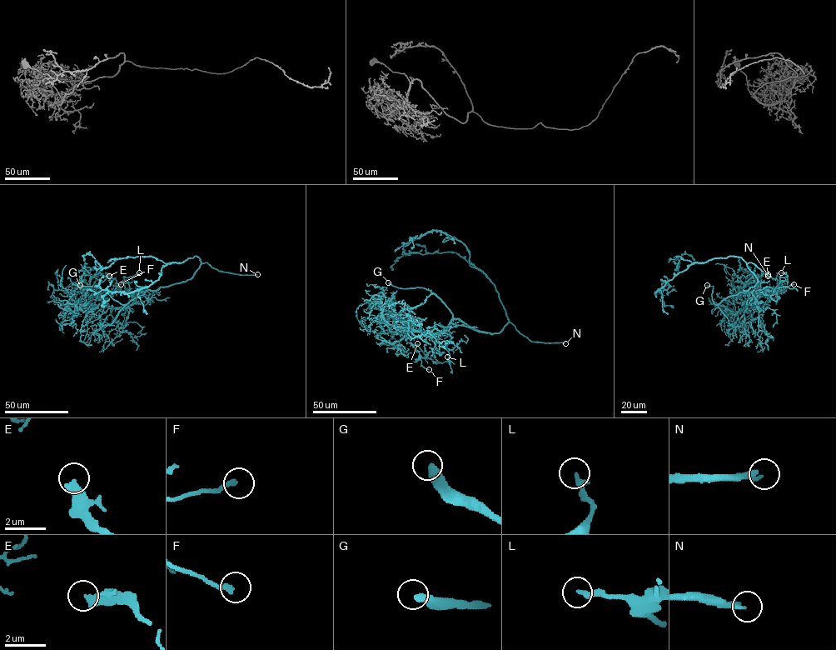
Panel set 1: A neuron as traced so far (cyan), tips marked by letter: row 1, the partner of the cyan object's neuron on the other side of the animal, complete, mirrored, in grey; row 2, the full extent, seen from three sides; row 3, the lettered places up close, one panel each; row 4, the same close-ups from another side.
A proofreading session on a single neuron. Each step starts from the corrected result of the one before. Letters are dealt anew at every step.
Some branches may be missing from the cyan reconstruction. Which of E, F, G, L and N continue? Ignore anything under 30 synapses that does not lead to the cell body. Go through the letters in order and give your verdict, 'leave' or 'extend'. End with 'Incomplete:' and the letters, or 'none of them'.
E: leave
F: leave
G: extend
L: leave
N: extend
Incomplete: G, N

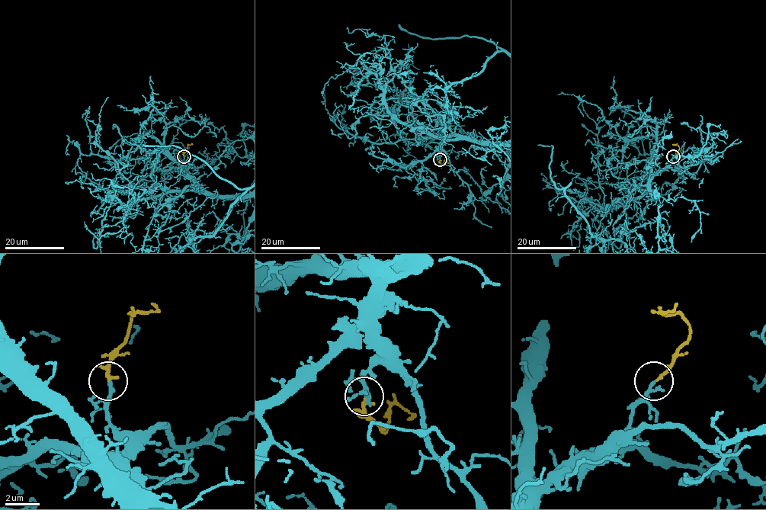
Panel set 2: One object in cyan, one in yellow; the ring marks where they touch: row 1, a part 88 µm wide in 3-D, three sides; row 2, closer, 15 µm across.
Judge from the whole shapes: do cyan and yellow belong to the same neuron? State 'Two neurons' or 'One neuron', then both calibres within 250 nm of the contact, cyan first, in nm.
One neuron. Thickness 240 nm (cyan) against 150 nm

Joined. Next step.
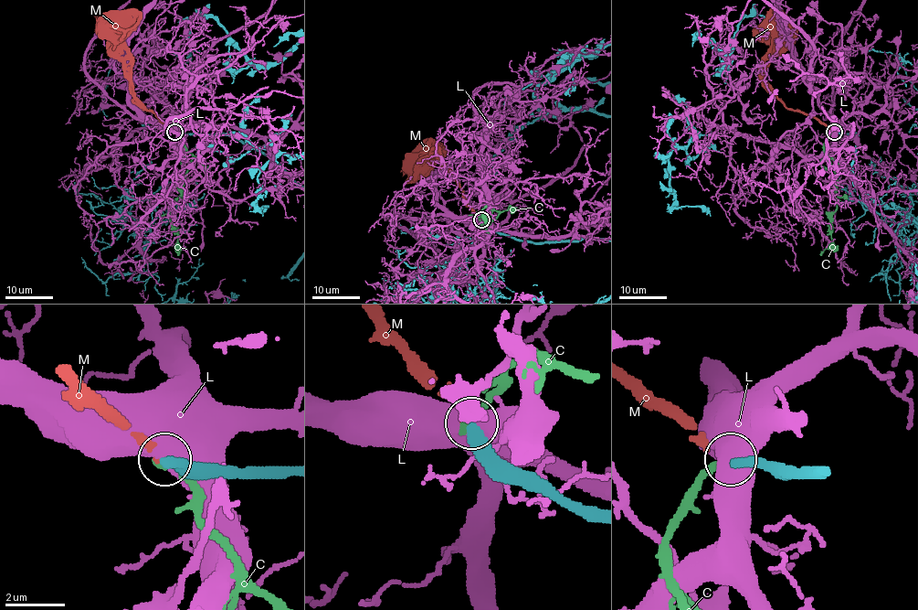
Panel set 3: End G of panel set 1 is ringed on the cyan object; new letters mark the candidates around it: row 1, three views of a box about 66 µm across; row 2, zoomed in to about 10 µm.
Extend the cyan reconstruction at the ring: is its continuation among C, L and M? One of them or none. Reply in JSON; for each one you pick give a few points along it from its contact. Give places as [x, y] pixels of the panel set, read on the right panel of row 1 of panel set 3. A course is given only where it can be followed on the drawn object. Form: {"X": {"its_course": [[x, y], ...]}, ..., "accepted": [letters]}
{"M": {"its_course": [[834, 132], [817, 118], [789, 109], [763, 78], [775, 37], [773, 26], [779, 25]]}, "accepted": ["M"]}

